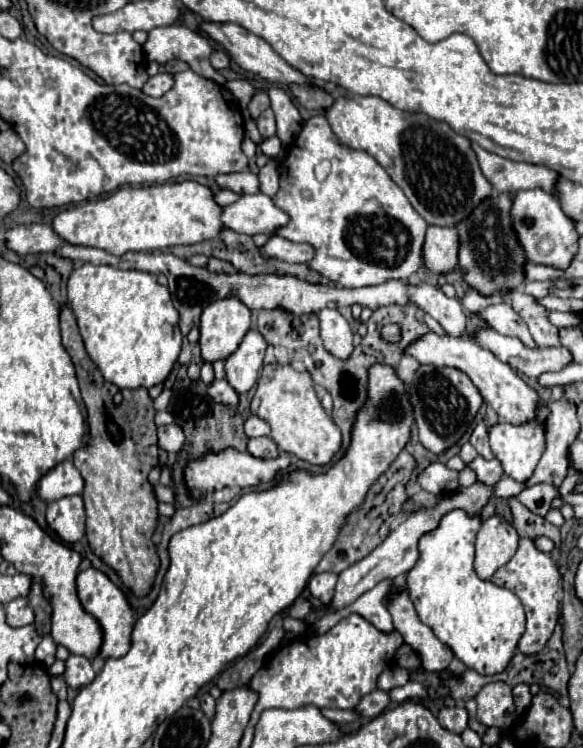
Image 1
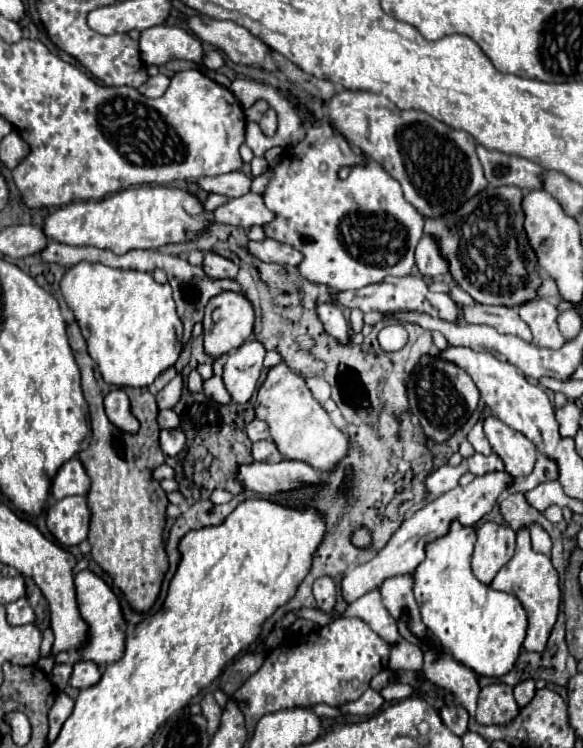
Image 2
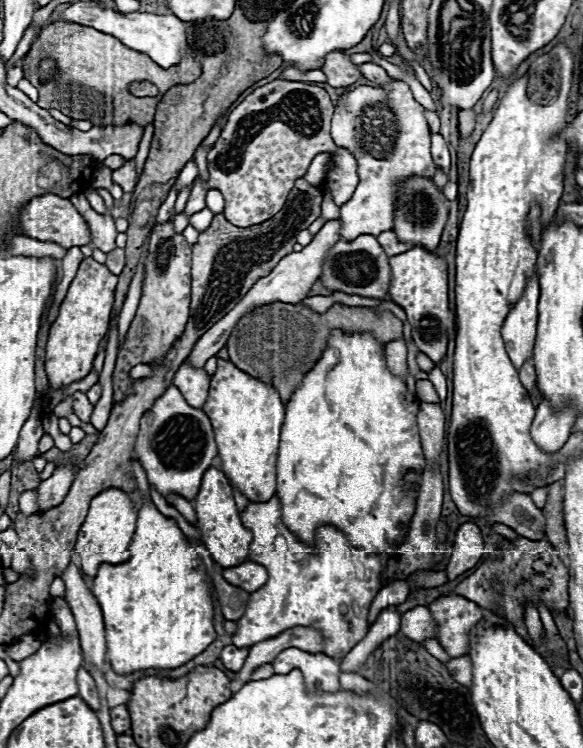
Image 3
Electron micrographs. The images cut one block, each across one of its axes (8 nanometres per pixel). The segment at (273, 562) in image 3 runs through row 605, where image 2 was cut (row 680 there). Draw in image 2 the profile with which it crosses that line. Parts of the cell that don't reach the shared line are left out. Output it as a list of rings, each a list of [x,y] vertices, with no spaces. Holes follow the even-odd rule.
[[[336,618],[332,624],[318,630],[318,638],[310,638],[302,644],[292,644],[290,648],[278,652],[268,652],[262,668],[252,674],[240,690],[234,692],[234,698],[242,704],[246,716],[248,732],[254,730],[254,724],[268,712],[278,712],[294,706],[342,706],[358,700],[364,690],[368,690],[374,674],[384,670],[386,656],[392,646],[384,642],[364,620],[360,618]]]

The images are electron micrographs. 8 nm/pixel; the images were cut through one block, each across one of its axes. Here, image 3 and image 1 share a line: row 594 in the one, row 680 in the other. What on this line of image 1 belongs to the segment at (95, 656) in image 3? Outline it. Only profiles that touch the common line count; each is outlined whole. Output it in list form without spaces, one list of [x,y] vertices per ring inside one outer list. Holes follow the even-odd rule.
[[[70,654],[70,658],[66,660],[66,672],[64,672],[66,684],[72,688],[82,688],[82,686],[88,686],[94,678],[96,678],[96,672],[92,662],[84,656]]]

